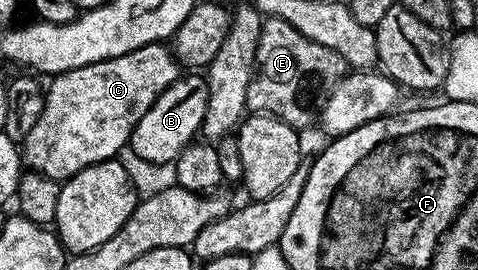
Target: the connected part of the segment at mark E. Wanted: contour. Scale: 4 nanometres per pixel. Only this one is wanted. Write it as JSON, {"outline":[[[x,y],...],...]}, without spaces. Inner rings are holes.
{"outline":[[[276,16],[264,19],[261,42],[257,46],[255,77],[249,82],[247,106],[252,113],[275,116],[296,130],[318,121],[329,94],[347,75],[347,63],[329,46],[321,46],[305,34],[293,30],[289,22]]]}

